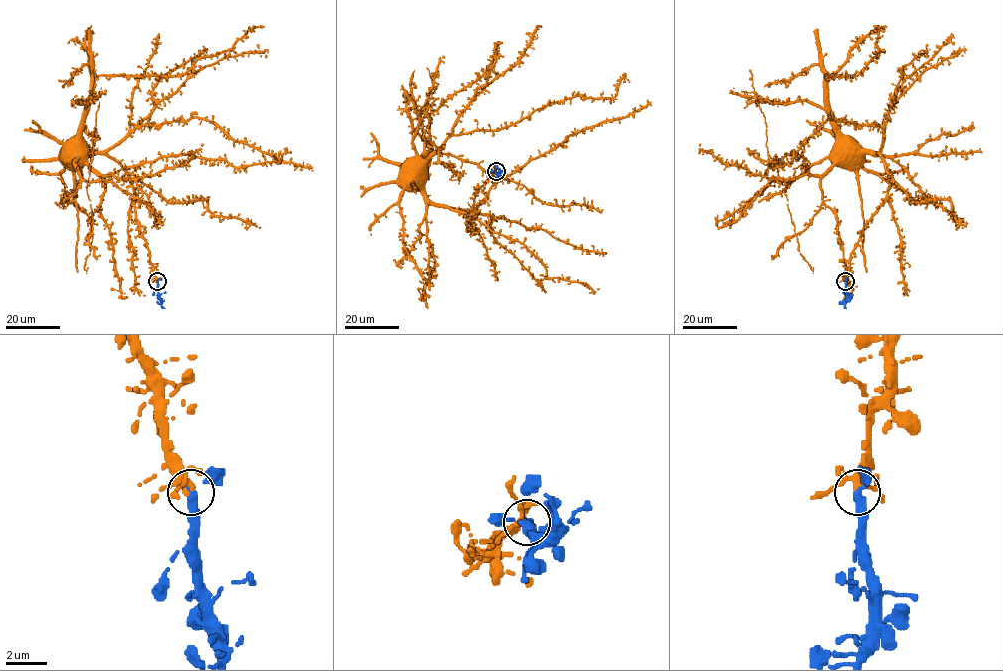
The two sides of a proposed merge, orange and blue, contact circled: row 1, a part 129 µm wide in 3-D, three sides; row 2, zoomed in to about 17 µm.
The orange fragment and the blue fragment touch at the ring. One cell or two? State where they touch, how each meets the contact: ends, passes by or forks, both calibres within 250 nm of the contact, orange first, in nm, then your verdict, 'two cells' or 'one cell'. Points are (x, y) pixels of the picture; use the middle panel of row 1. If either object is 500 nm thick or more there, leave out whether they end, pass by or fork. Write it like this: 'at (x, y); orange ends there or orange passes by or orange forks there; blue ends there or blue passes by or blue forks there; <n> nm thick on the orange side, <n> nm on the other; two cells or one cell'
at (496, 171); orange forks there; blue passes by; 260 nm thick on the orange side, 320 nm on the other; one cell

